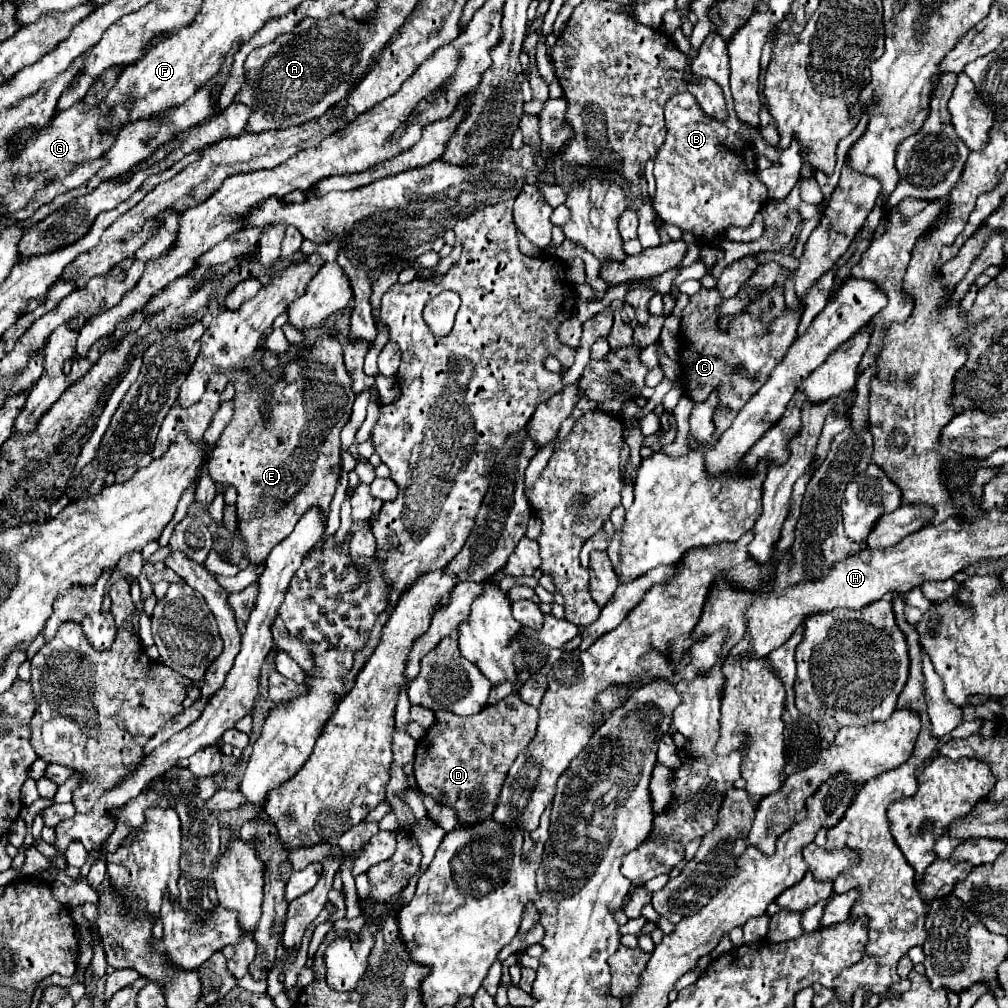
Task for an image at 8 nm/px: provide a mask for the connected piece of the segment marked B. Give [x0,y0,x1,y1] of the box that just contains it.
[653,89,767,243]

